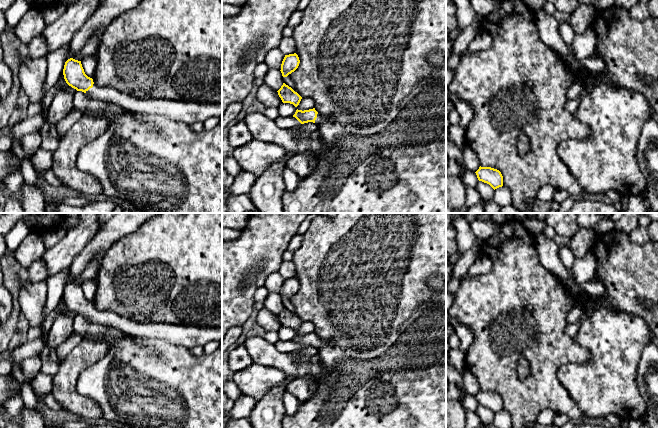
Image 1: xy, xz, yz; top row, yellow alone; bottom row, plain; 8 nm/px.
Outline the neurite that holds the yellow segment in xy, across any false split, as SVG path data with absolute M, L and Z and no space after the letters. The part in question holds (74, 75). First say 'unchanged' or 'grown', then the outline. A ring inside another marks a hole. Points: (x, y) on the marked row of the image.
grown; M73 58L65 62L63 75L69 86L84 92L88 97L114 103L139 114L162 115L189 126L196 122L204 122L210 117L222 115L222 104L212 101L139 99L111 86L99 87L85 74L81 61Z

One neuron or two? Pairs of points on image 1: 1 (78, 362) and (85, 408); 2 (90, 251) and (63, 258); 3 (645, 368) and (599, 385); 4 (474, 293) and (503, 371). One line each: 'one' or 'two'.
1: one
2: two
3: two
4: one

